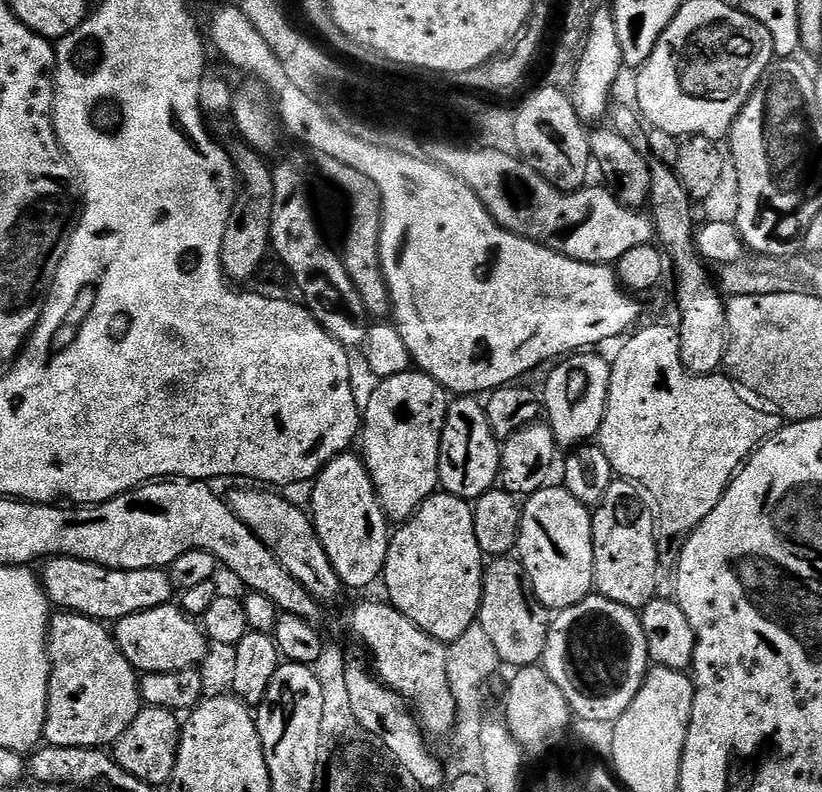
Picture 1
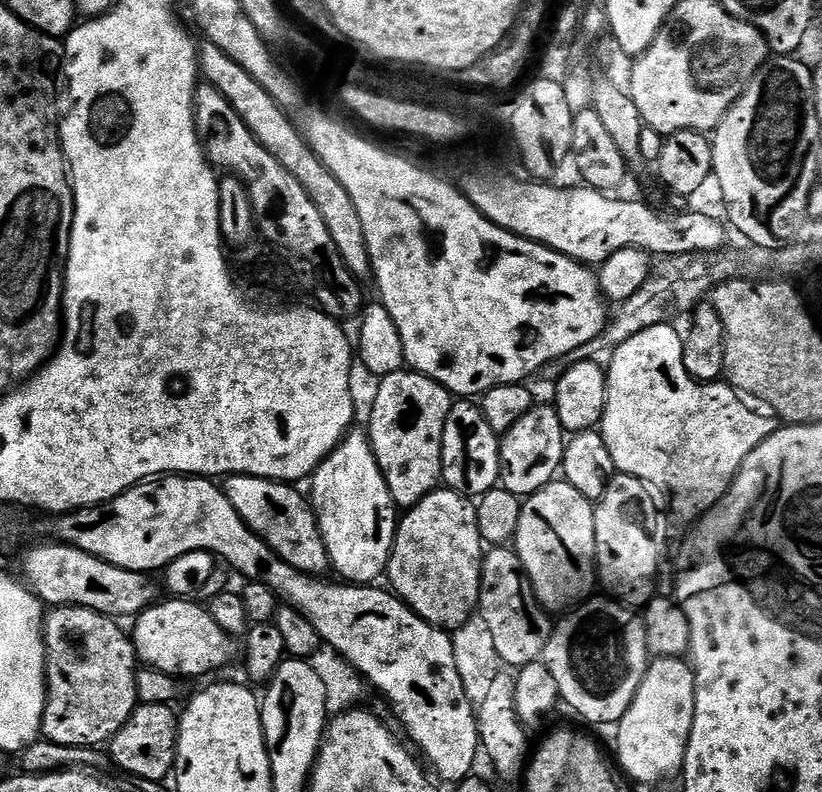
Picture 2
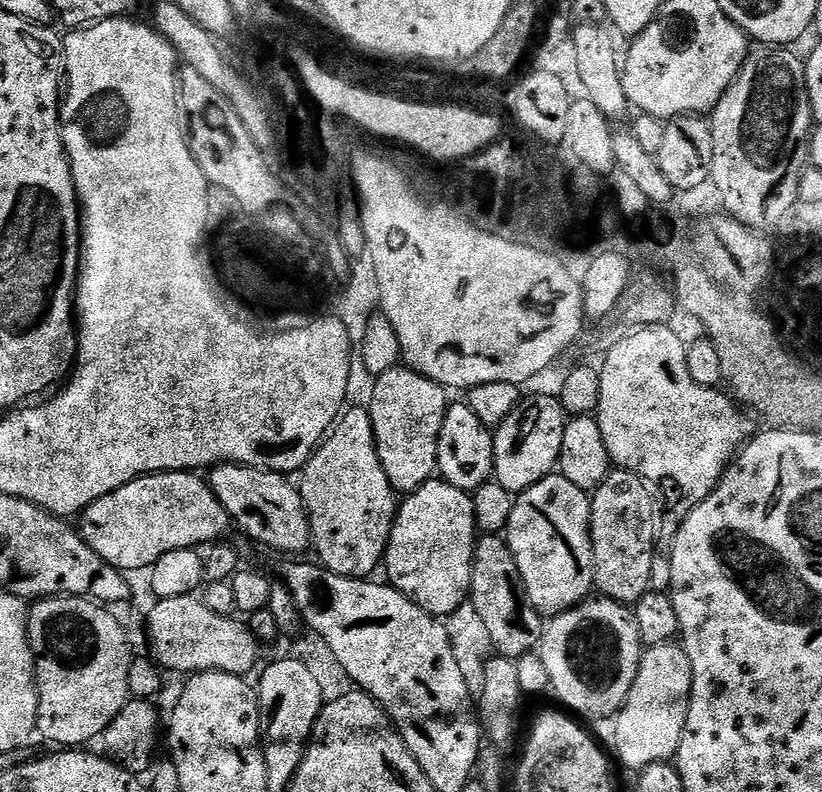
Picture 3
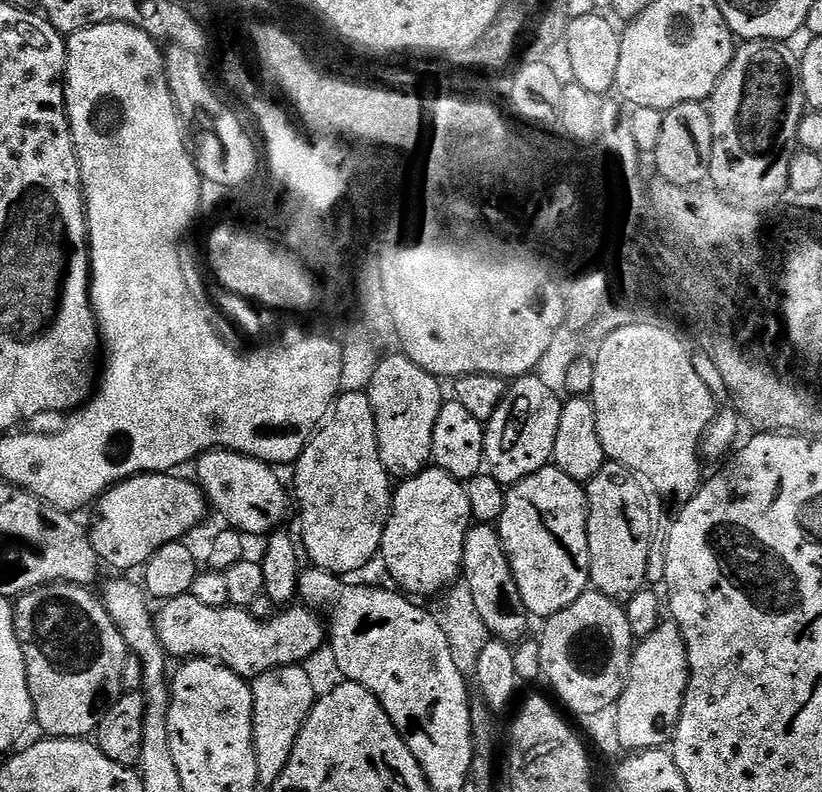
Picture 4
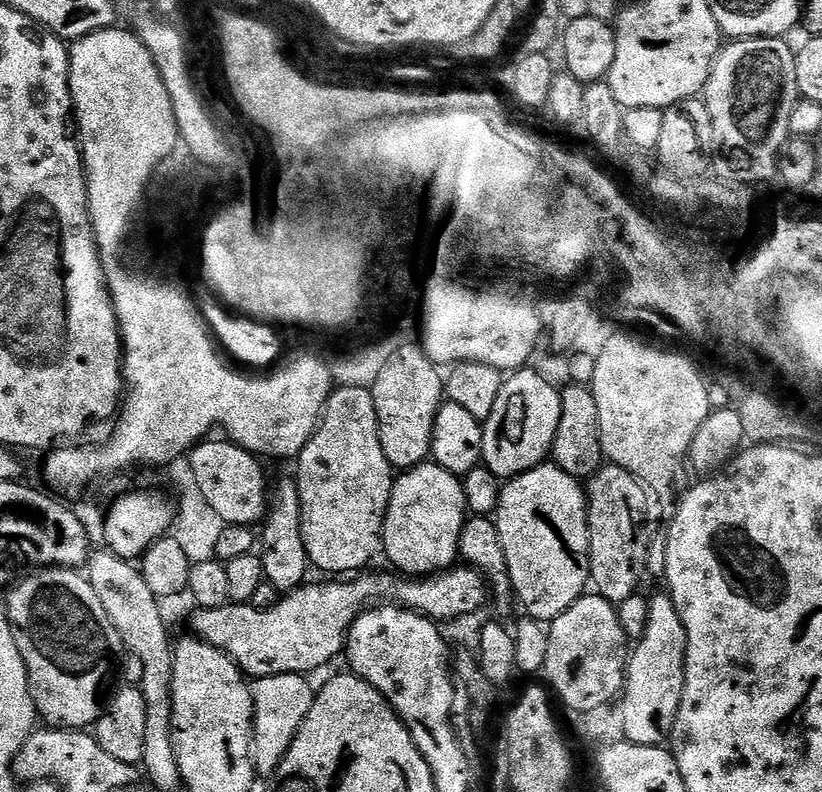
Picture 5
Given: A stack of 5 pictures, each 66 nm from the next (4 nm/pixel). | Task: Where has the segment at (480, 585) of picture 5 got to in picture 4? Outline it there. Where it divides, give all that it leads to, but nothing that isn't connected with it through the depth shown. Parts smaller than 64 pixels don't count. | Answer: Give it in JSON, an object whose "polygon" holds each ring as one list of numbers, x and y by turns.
{"polygon":[[192,595,179,596,173,600,165,600,159,605,155,613,156,629,158,638,162,642,164,651,169,657,176,658,205,658,207,660,218,660,225,664,234,674,244,677,252,682,256,677,266,674,275,668,288,665,303,665,310,659,320,647,326,644,326,624,319,611,307,606,288,606,284,612,273,615,269,620,257,620,247,608,229,606,226,608,215,608,206,606,206,602,198,602,198,598]]}

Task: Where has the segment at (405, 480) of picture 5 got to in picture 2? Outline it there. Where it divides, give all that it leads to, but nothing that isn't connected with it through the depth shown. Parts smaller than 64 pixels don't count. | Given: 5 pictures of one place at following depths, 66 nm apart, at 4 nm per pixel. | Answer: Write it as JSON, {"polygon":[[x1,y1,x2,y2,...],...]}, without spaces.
{"polygon":[[447,486,419,500,399,517,386,580,391,591,433,628,467,625,480,602,480,561,486,544,478,530,477,505]]}

